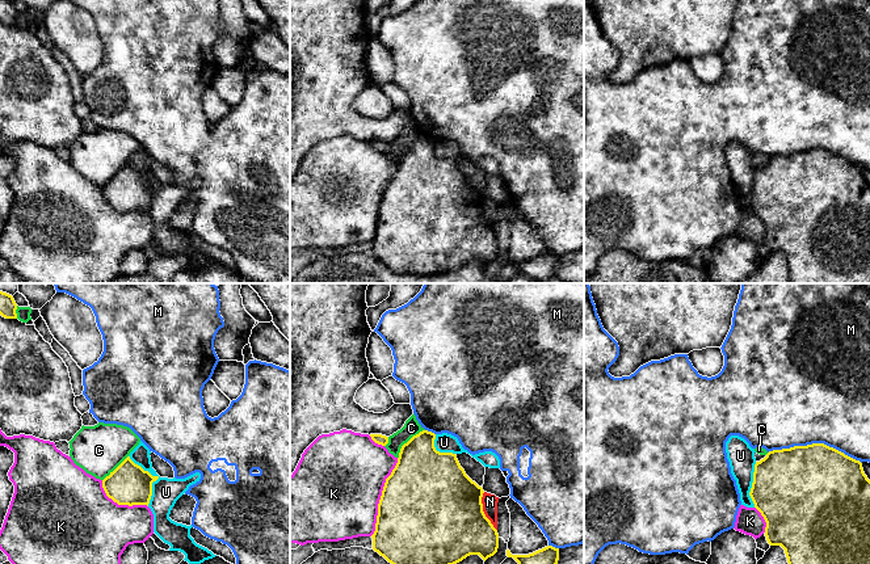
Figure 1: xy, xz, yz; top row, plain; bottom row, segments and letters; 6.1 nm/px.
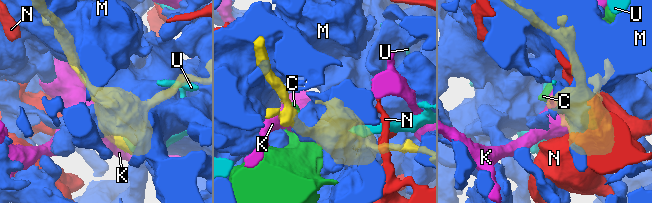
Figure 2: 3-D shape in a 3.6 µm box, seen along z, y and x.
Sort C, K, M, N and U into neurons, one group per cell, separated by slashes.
C / K / M / N / U

